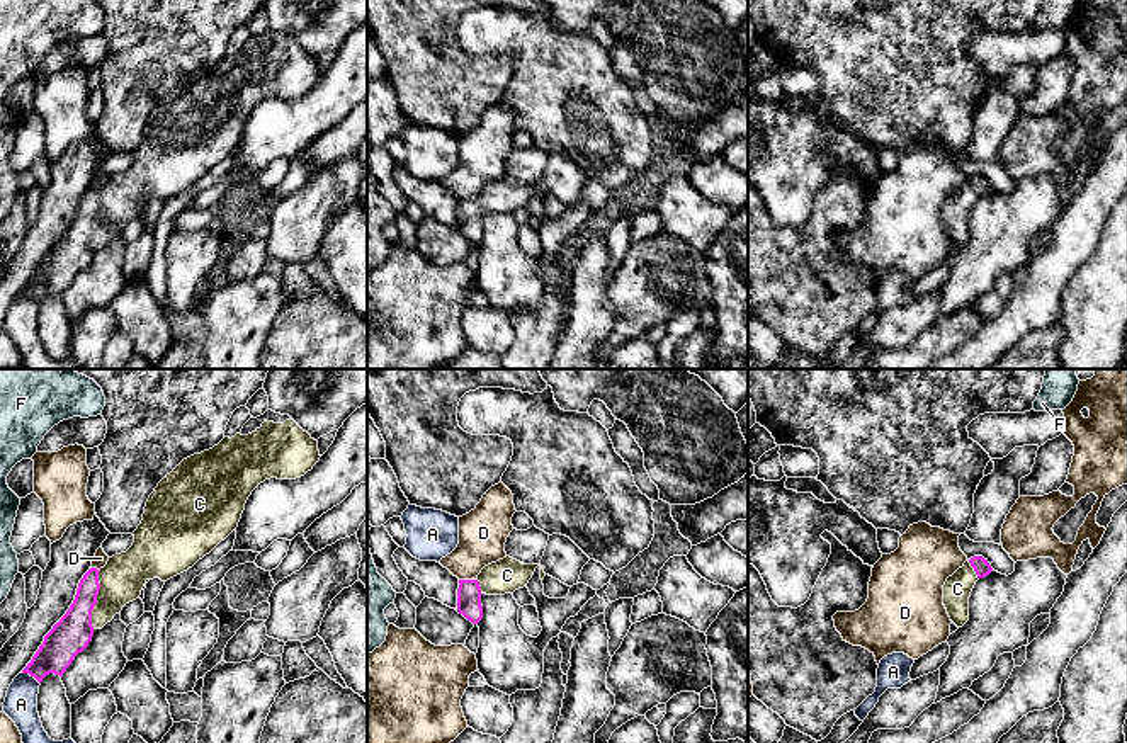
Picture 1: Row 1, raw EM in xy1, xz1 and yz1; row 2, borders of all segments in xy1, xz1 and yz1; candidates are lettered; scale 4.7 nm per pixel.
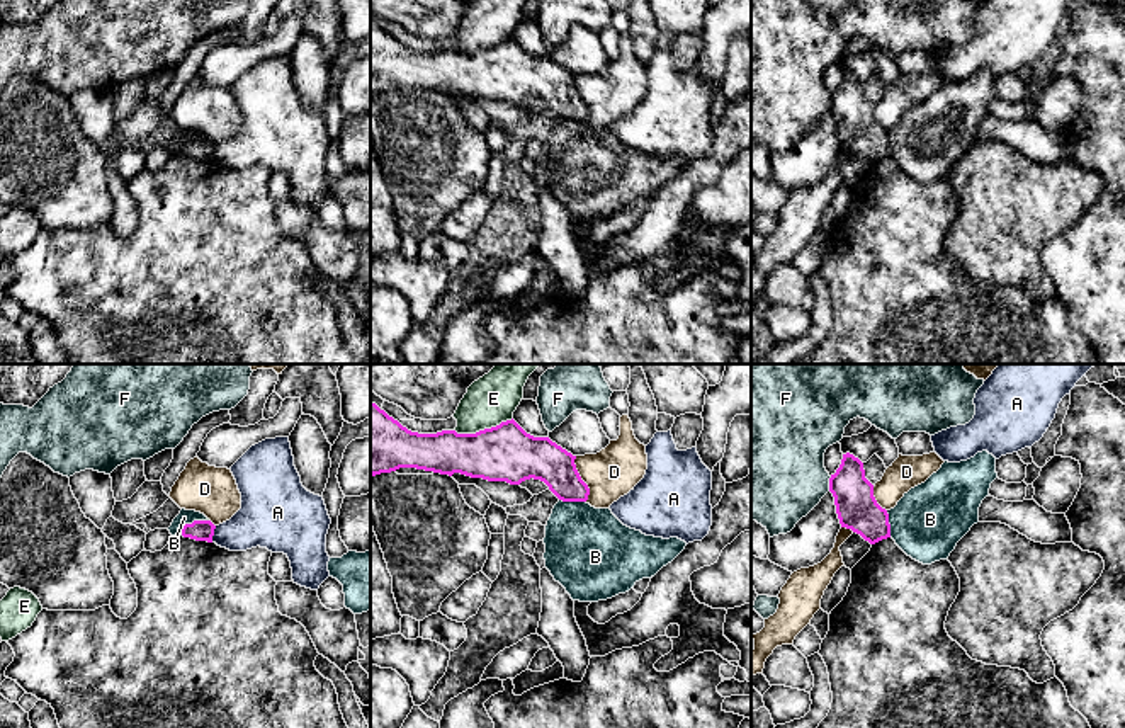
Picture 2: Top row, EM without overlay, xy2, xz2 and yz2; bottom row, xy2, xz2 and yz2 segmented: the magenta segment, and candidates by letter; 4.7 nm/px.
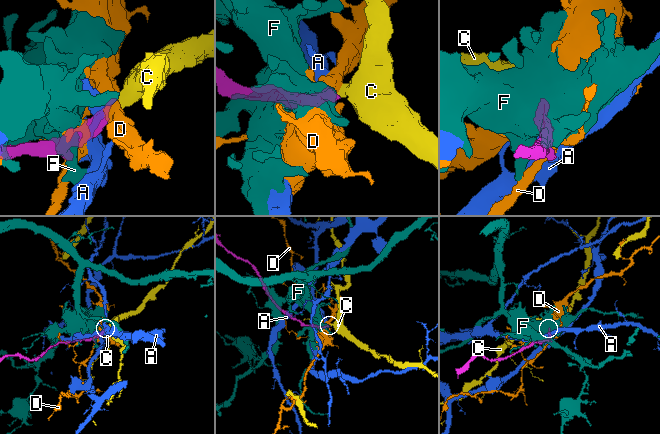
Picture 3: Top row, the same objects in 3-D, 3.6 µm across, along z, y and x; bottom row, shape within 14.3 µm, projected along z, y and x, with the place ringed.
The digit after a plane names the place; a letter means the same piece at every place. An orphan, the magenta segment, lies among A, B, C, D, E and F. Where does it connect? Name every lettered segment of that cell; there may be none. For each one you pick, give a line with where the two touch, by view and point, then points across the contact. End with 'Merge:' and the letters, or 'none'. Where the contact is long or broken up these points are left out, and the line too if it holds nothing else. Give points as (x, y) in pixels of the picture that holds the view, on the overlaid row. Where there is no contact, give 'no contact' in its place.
C: contact xy1 (96, 601); way xy1 (72, 635), (96, 601), (121, 580)
Merge: C

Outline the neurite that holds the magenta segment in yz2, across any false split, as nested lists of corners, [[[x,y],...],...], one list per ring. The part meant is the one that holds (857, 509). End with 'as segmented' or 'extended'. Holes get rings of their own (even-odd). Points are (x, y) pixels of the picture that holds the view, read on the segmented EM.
[[[843,454],[841,464],[829,478],[841,527],[851,529],[870,544],[890,537],[889,514],[873,497],[873,485],[865,478],[863,463]]]; as segmented

